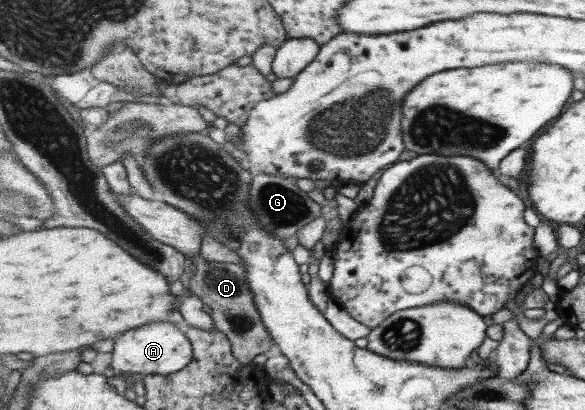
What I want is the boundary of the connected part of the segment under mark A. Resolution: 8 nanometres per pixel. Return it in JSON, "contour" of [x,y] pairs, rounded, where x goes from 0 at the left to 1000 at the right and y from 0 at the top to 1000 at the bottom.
{"contour":[[[275,783],[265,793],[248,793],[244,802],[224,802],[224,812],[214,812],[210,822],[198,827],[191,856],[191,900],[203,905],[224,905],[226,910],[246,910],[248,915],[289,915],[316,900],[330,876],[330,846],[326,832],[313,807],[303,802],[299,788]]]}

